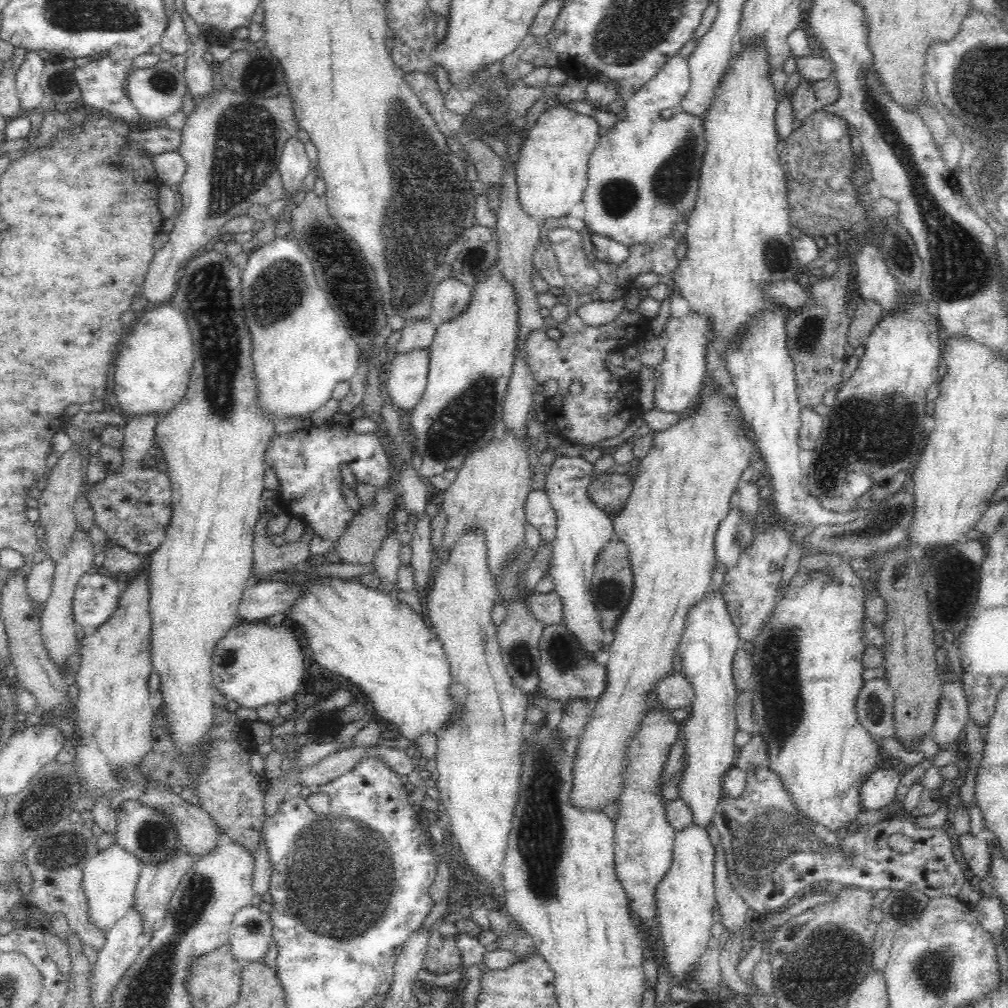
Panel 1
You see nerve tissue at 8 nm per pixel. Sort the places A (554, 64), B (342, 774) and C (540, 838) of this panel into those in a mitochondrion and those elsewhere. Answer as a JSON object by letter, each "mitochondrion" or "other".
{"A":"other","B":"other","C":"mitochondrion"}

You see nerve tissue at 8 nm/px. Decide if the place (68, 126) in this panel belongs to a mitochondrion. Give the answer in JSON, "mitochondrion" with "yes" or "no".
{"mitochondrion":"no"}

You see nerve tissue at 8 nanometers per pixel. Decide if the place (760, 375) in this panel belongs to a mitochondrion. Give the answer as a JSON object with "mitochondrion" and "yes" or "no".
{"mitochondrion":"no"}

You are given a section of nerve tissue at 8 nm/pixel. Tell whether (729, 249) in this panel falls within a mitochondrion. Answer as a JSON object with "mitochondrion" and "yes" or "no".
{"mitochondrion":"no"}

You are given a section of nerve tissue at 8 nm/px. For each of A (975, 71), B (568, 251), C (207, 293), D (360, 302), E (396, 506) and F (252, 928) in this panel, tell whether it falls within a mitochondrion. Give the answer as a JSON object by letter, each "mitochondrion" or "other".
{"A":"mitochondrion","B":"other","C":"mitochondrion","D":"mitochondrion","E":"other","F":"mitochondrion"}

